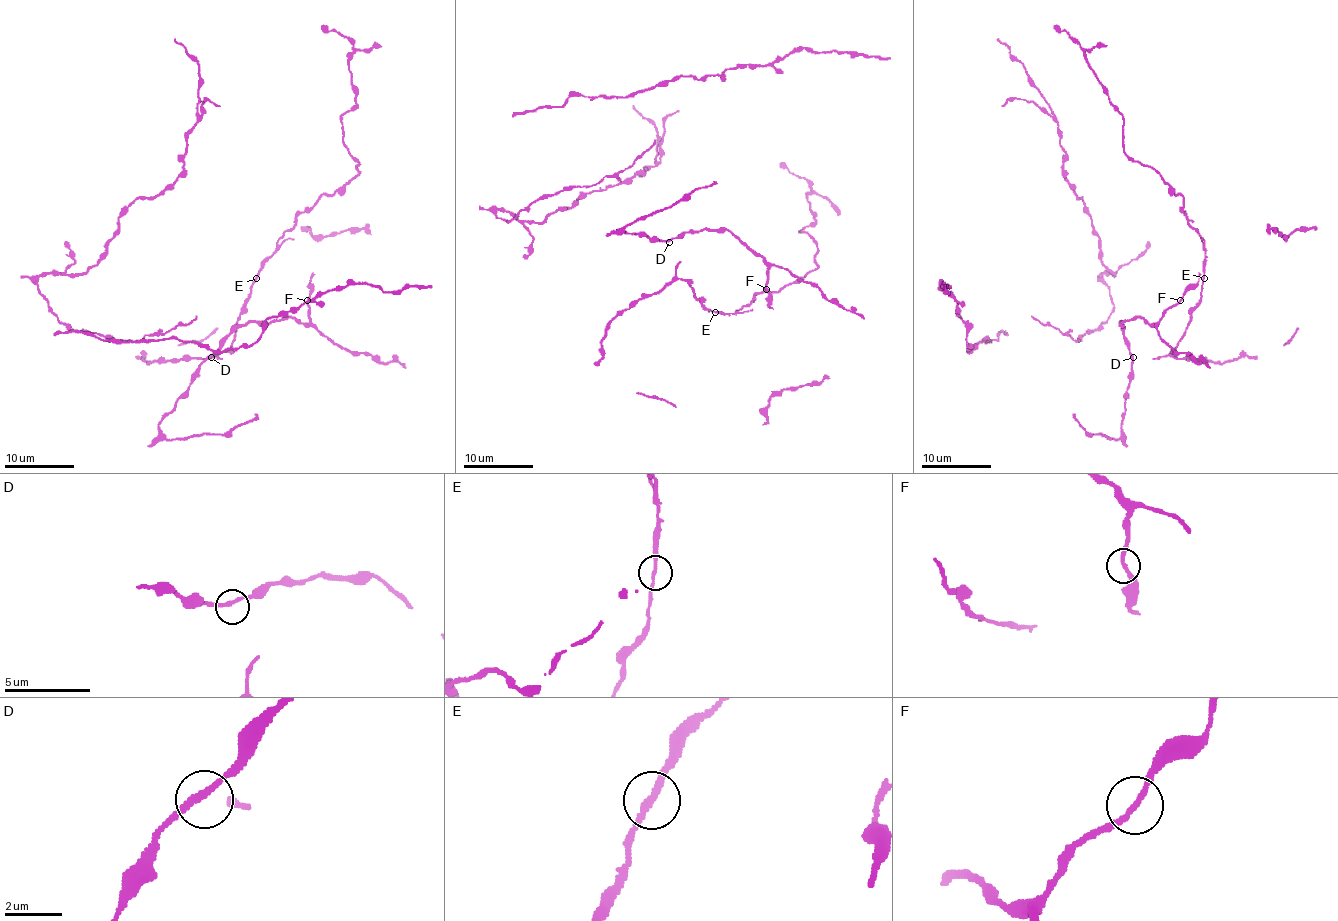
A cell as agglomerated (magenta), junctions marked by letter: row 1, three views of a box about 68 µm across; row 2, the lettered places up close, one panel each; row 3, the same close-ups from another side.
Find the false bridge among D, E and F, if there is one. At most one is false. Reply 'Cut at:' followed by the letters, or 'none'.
Cut at: none

